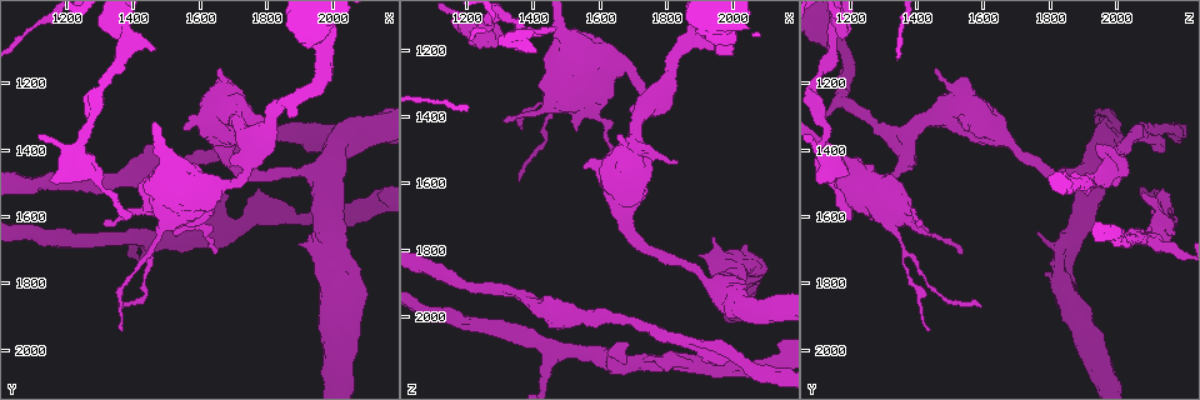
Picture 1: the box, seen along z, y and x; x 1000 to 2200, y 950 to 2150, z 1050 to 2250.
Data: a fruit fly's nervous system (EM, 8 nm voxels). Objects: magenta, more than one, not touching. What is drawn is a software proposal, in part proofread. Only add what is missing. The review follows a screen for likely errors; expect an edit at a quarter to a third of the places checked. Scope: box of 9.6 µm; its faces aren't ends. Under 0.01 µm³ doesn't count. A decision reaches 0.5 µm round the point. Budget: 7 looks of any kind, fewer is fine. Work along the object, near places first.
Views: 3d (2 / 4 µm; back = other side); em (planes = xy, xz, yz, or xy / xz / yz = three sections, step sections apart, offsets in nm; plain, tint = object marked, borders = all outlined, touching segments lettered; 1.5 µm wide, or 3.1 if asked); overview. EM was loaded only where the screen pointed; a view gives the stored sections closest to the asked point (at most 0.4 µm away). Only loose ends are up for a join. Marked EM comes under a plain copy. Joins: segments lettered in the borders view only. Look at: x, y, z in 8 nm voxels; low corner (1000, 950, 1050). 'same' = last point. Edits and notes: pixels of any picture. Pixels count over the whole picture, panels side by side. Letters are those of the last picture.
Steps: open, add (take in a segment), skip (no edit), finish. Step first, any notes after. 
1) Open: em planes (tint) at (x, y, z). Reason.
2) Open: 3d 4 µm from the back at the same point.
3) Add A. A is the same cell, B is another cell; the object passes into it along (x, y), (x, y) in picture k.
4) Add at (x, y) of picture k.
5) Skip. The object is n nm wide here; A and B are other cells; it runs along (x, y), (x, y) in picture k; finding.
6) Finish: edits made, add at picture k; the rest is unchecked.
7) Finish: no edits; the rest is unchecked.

Open: em planes (tint) at (1390, 1590, 1210). Branch stops here.

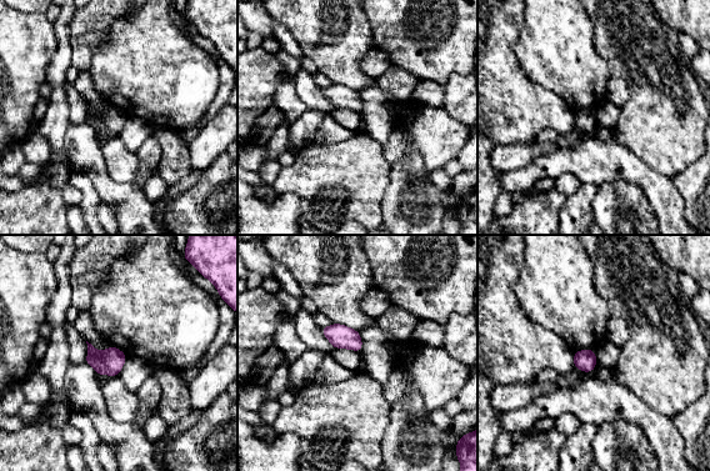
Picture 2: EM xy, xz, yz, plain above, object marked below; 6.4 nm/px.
Open: em planes (borders) at the same point. What lies round it.

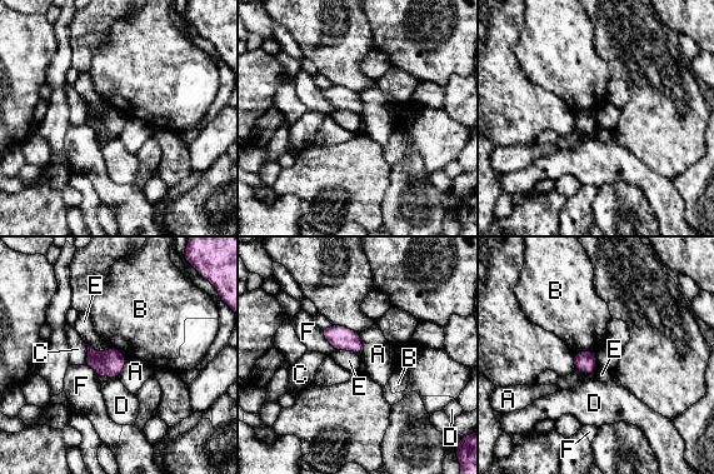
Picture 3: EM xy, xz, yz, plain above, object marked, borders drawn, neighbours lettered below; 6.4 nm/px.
Skip. The longest contact is with E, 170 nm; A, B, C, D, E and F are other cells; no lettered segment goes on from it.

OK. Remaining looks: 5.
Open: 3d 2 µm at (1870, 1300, 1130). Free end.

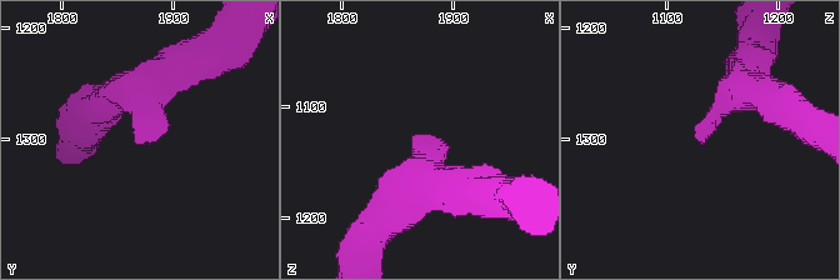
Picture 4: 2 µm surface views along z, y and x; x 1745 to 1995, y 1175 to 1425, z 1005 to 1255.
Open: em planes (tint) at (1872, 1300, 1138). The arms are 280, 280 nm wide; need the tissue.

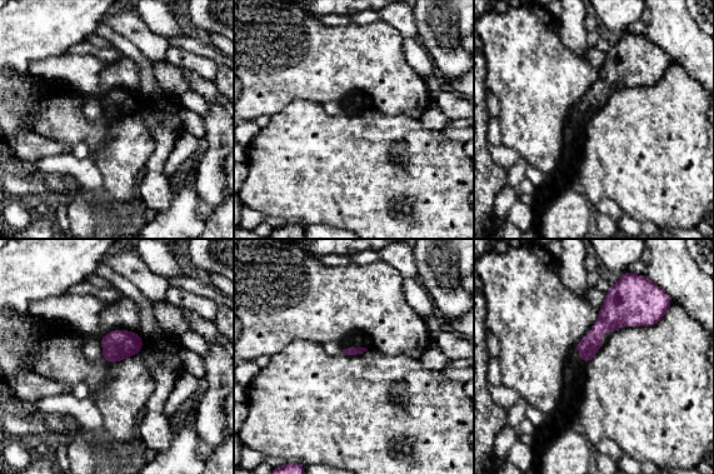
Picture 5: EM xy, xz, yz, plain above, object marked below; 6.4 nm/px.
Open: em planes (borders) at the same point. What lies round it.

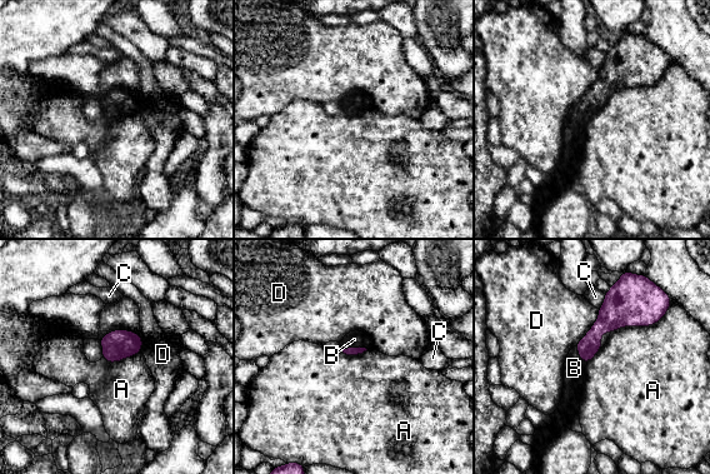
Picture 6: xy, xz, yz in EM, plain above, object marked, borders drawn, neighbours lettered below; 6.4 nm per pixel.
Add B. B is the same cell, A, C and D are other cells; the neuron continues.

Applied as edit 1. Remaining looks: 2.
Finish: edits made, add at picture 6; the rest is unchecked.

